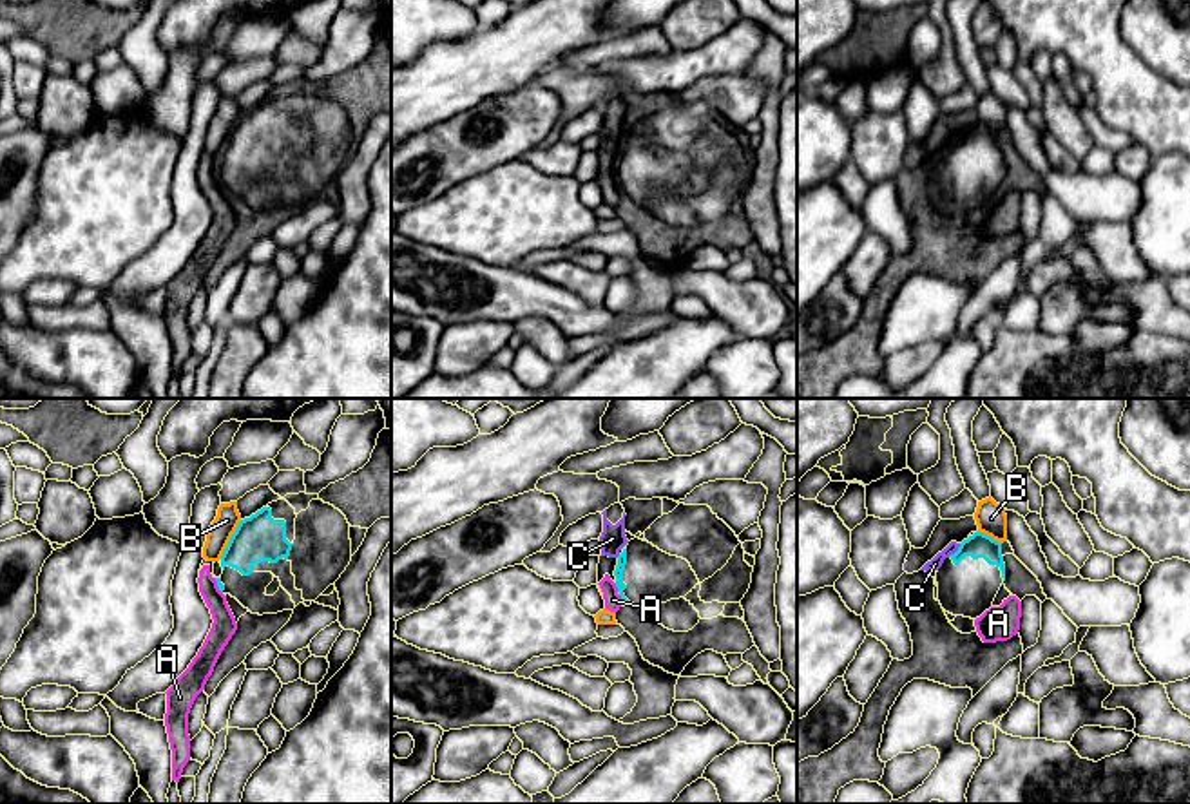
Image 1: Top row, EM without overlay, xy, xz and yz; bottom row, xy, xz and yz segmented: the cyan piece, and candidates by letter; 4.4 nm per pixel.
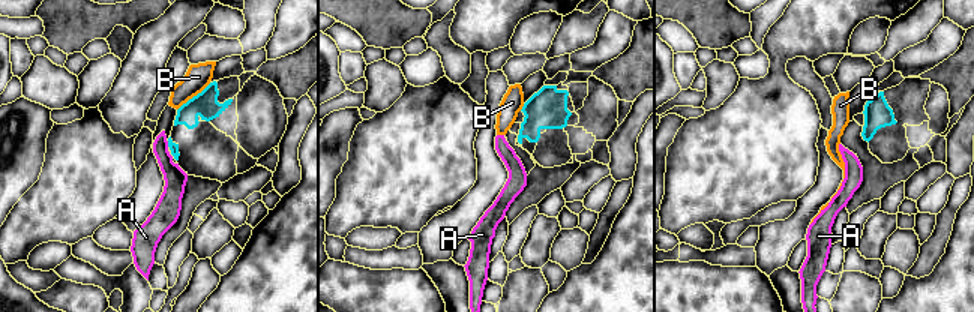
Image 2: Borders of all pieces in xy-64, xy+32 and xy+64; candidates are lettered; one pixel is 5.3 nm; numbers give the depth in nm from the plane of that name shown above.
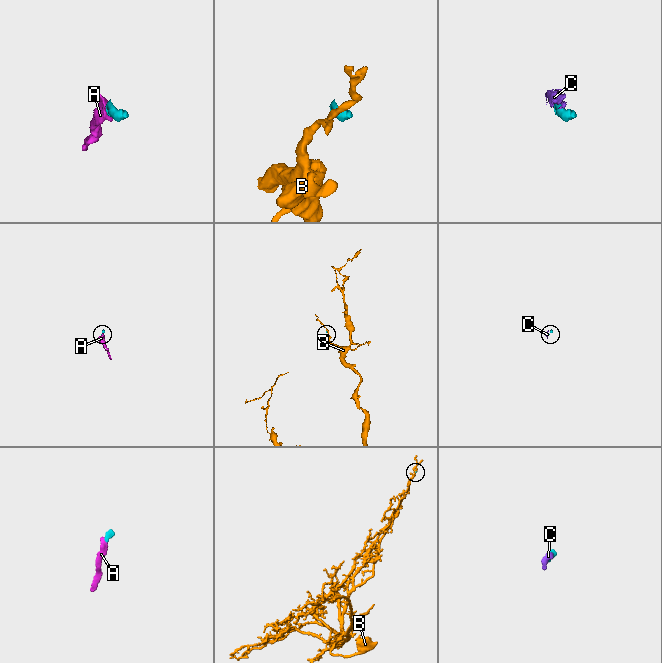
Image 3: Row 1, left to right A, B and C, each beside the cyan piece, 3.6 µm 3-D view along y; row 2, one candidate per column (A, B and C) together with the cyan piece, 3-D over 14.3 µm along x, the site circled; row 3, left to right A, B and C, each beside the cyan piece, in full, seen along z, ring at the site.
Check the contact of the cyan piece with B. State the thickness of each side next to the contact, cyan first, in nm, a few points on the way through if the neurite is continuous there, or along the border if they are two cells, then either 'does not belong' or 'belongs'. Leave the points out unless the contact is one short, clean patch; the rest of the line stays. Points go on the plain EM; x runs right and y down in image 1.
220 nm thick on the cyan side, 110 nm on the other; border along xy (241, 114), (220, 153); does not belong

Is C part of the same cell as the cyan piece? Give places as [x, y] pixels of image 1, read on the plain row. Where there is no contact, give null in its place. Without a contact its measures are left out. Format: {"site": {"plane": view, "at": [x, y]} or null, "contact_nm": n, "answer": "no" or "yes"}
{"site": {"plane": "yz", "at": [957, 145]}, "contact_nm": 90, "answer": "no"}

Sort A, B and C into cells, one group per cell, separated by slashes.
A C / B

